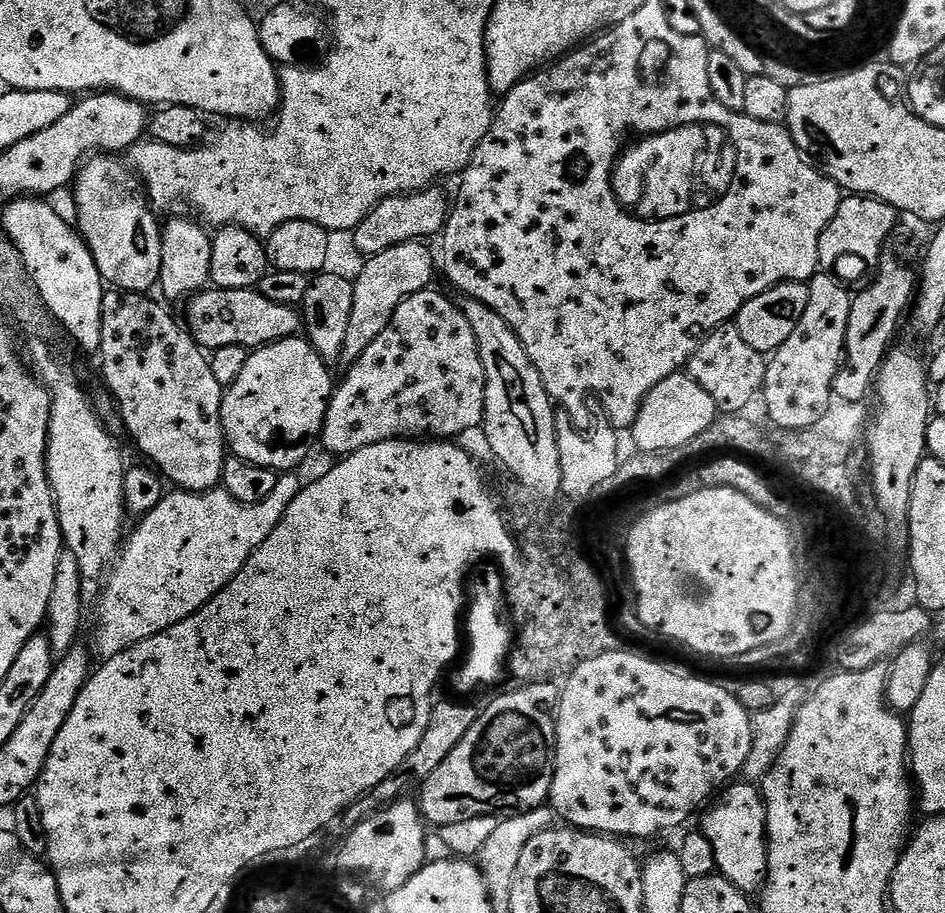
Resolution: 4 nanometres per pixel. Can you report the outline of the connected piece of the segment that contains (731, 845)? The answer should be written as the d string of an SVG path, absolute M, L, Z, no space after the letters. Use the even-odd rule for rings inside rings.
M732 782L715 797L712 806L712 816L705 818L702 831L714 850L719 875L725 876L735 888L746 894L759 893L768 874L768 831L763 791L752 782Z

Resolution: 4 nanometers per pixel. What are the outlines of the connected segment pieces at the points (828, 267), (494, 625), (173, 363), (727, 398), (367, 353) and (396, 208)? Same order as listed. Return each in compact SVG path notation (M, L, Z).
M845 195L818 242L819 271L824 274L835 273L845 281L866 275L868 268L875 269L879 265L882 246L886 238L890 238L897 222L896 209L886 202L870 196Z
M488 576L477 586L476 597L473 600L471 597L466 608L466 636L472 639L472 645L469 648L467 645L468 661L456 676L458 691L476 692L479 688L492 688L503 678L504 672L506 676L506 665L510 660L508 651L512 648L513 629L509 628L500 617L500 580L496 576Z
M119 290L105 291L102 302L102 346L98 353L98 359L104 363L104 384L112 391L116 404L120 407L120 416L124 419L124 428L132 435L132 440L149 456L151 463L157 472L164 477L169 485L186 492L211 492L220 484L222 466L226 459L226 441L224 439L224 427L220 411L224 401L225 389L214 378L211 359L206 355L205 349L201 348L193 338L187 327L176 325L176 320L163 308L165 305L159 299L151 300L151 295L143 292L121 292Z
M735 323L720 324L712 329L695 348L692 349L688 357L687 375L694 378L694 382L698 382L698 386L702 386L702 390L706 390L706 394L710 394L710 398L714 398L717 409L724 414L740 414L745 410L744 407L751 402L752 399L761 395L764 379L766 378L766 370L768 369L768 360L765 353L754 350L754 346L749 346L743 340L742 334L738 334Z
M425 290L407 296L400 303L394 318L362 350L362 354L347 369L344 381L335 385L332 398L328 401L324 429L319 443L336 458L353 456L366 446L381 444L387 440L405 438L460 438L471 428L479 429L484 423L486 406L486 370L470 330L470 322L462 314L459 303L447 300L440 292Z
M440 186L423 188L420 192L409 192L403 196L392 196L379 204L360 225L354 229L356 248L361 257L367 258L390 250L390 246L405 244L408 240L423 241L424 236L439 237L448 223L450 200L444 197Z

